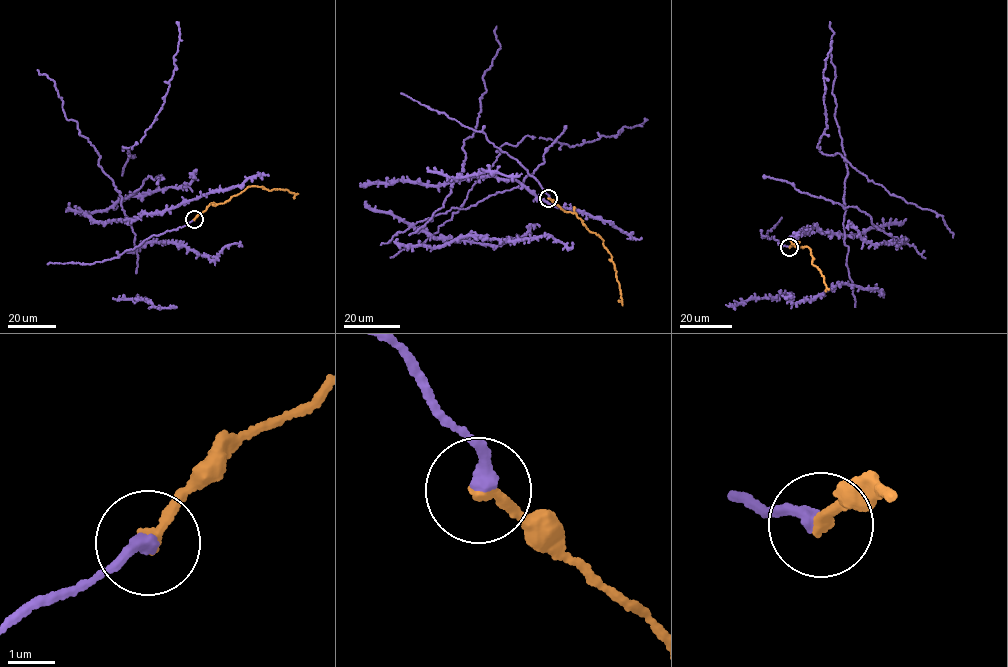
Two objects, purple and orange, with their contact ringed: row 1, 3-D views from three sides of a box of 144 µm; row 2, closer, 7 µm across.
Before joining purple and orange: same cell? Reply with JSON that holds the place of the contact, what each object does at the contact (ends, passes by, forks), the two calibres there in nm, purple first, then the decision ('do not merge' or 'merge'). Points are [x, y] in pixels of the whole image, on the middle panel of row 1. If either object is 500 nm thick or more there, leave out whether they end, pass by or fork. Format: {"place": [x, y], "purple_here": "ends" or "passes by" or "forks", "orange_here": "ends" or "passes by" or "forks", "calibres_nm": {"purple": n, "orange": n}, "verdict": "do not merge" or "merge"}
{"place": [548, 198], "purple_here": "ends", "orange_here": "ends", "calibres_nm": {"purple": 320, "orange": 240}, "verdict": "merge"}

